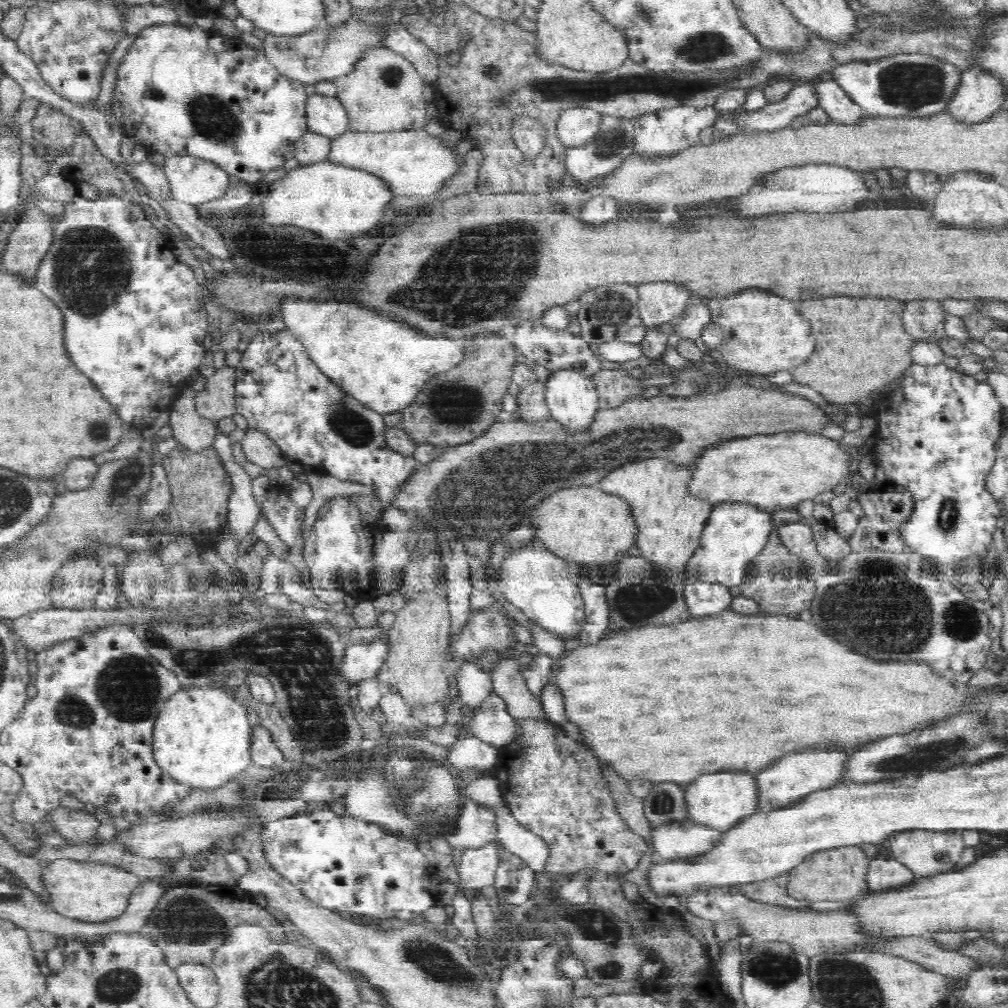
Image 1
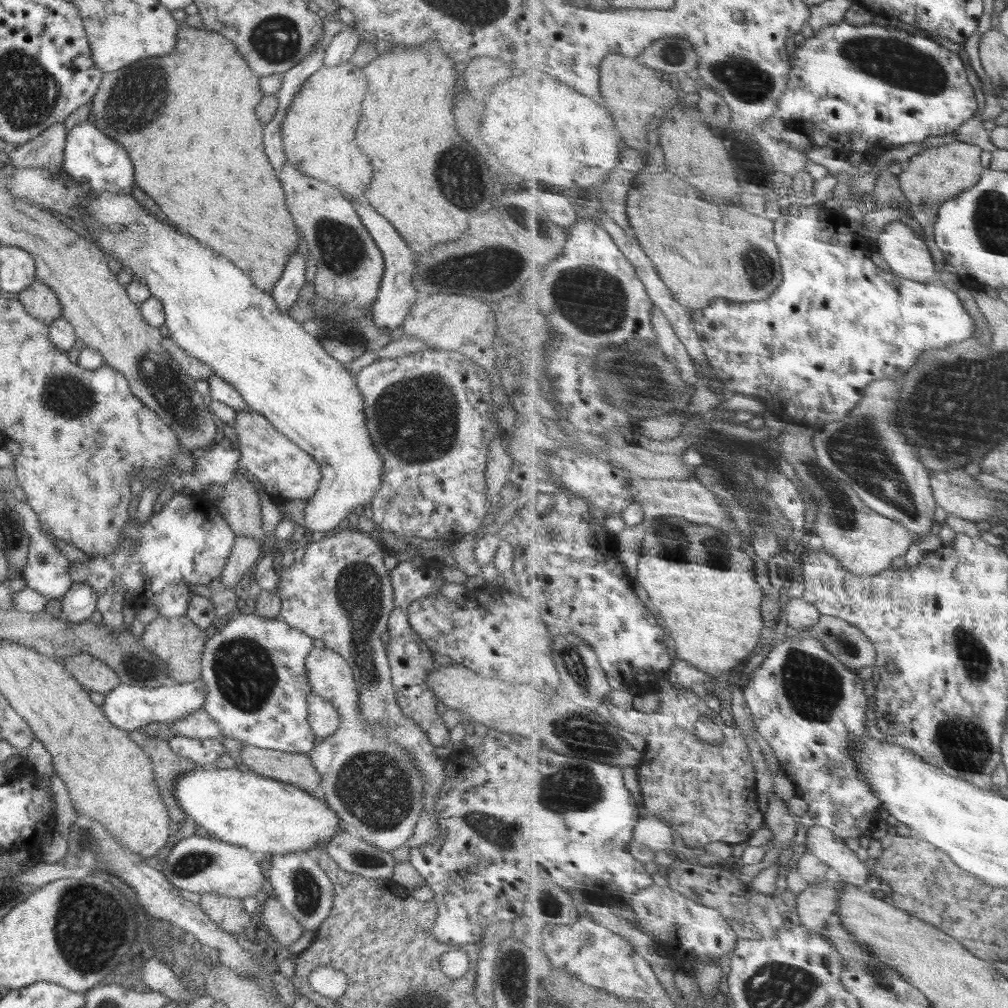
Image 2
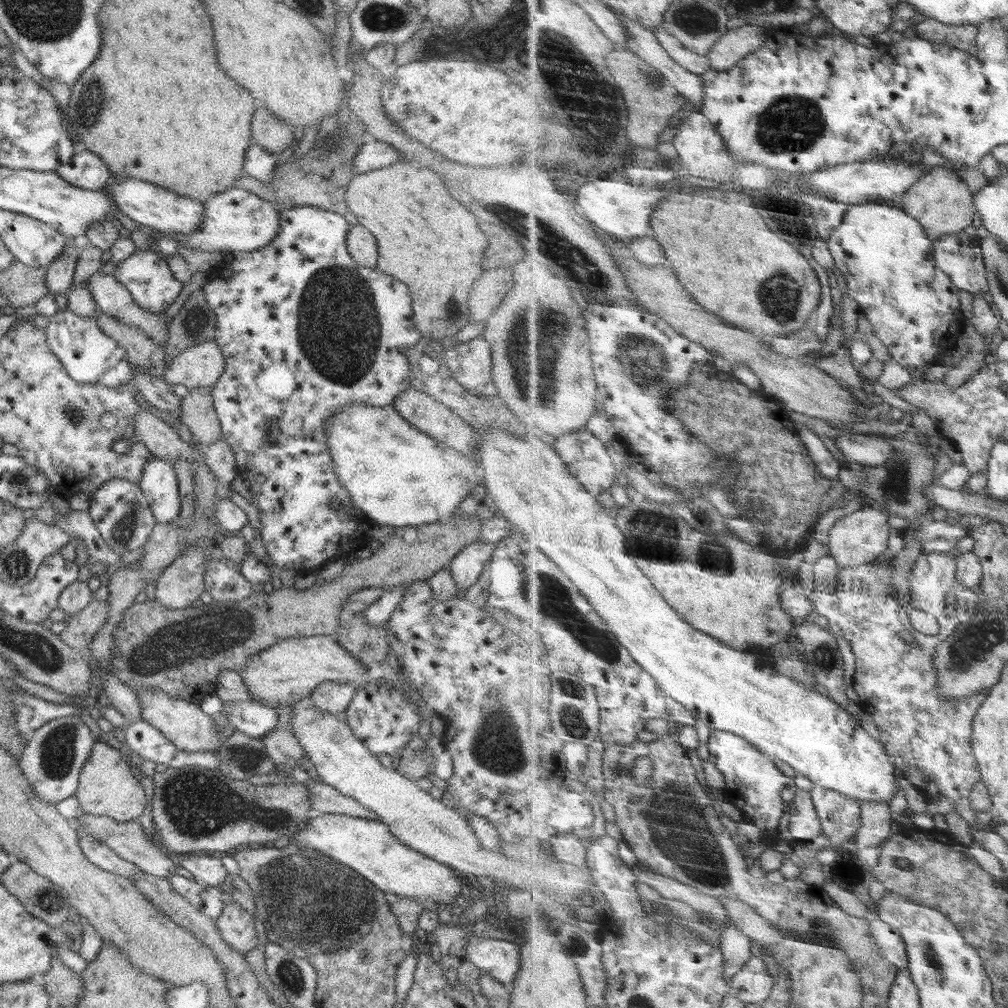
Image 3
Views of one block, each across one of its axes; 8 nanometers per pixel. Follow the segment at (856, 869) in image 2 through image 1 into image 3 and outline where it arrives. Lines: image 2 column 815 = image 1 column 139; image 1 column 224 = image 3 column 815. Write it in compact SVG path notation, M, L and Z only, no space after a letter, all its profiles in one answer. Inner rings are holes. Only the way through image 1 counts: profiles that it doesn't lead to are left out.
M797 790L790 814L790 831L795 841L811 841L822 836L823 822L810 791Z

